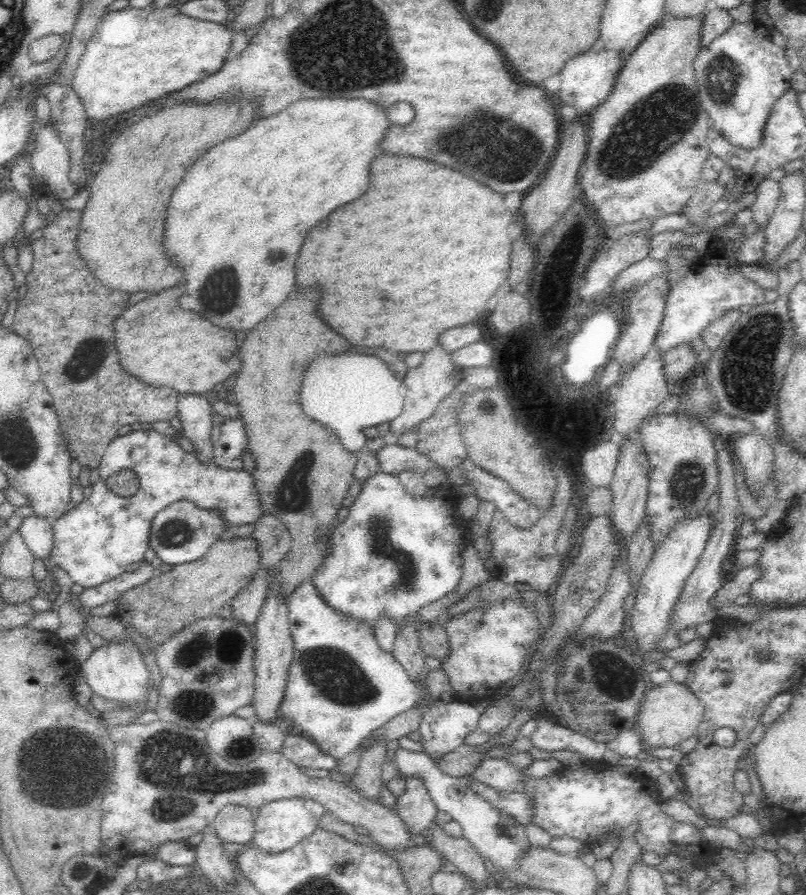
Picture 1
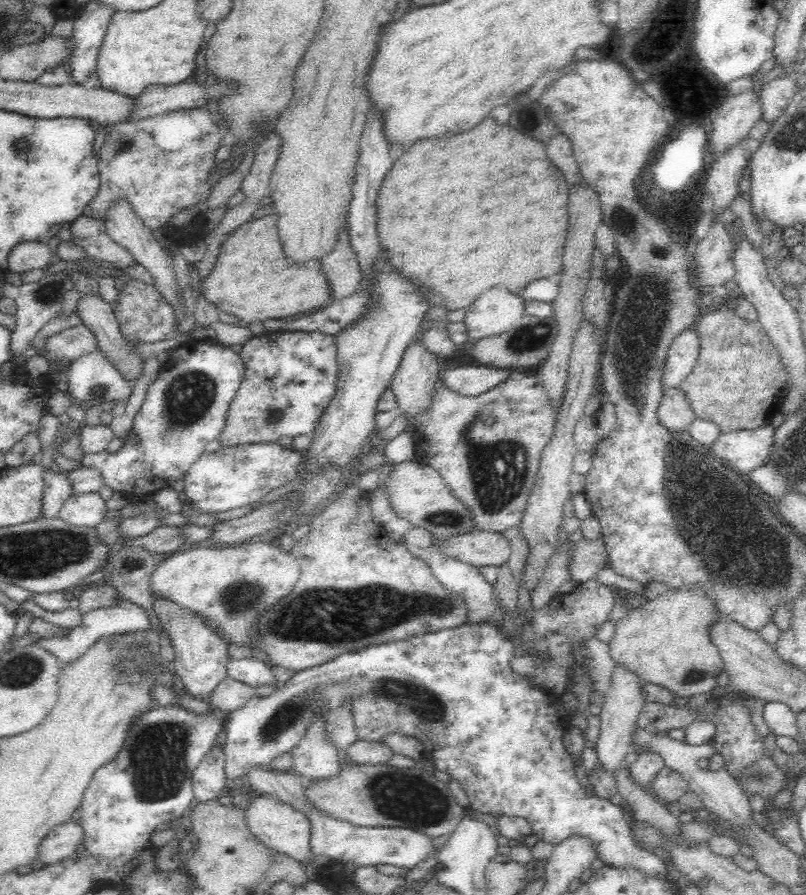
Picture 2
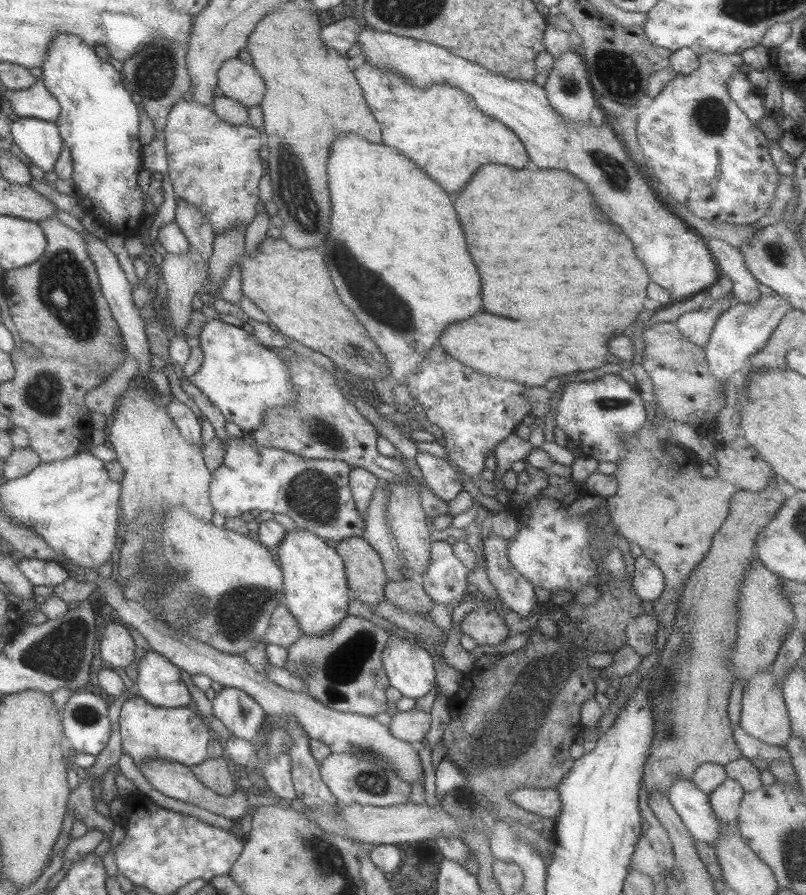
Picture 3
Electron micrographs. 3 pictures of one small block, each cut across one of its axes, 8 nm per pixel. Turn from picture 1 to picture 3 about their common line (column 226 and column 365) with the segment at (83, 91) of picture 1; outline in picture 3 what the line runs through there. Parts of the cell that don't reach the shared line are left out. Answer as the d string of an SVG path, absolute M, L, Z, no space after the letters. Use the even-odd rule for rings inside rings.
M364 26L357 38L356 45L359 44L366 59L374 66L396 71L418 88L449 84L466 92L483 113L501 120L518 136L530 161L538 168L568 170L586 182L598 206L614 224L622 226L622 232L634 242L638 260L646 266L648 274L654 276L650 280L665 288L672 300L694 297L720 280L717 261L704 237L671 213L662 202L640 172L640 165L628 155L608 119L601 127L596 127L590 120L582 126L569 124L550 106L544 86L538 86L534 81L512 80L503 74L494 74L430 42Z

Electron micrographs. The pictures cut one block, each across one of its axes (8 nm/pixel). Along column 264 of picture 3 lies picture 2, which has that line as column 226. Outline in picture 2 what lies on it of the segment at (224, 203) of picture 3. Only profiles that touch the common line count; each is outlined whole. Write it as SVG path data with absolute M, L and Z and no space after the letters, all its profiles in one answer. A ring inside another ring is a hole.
M205 106L188 110L174 110L174 112L158 114L144 120L108 124L105 130L106 141L101 149L98 162L100 188L98 194L94 196L94 200L88 204L83 216L104 221L105 212L111 208L111 205L118 198L126 199L134 207L136 216L148 228L151 228L152 231L161 228L171 242L177 246L183 247L202 240L202 234L207 232L204 222L206 211L180 227L173 227L170 220L177 212L206 203L218 179L234 172L239 163L239 159L231 157L224 164L216 162L215 155L220 148L220 143L225 138L223 130L214 122L210 111Z

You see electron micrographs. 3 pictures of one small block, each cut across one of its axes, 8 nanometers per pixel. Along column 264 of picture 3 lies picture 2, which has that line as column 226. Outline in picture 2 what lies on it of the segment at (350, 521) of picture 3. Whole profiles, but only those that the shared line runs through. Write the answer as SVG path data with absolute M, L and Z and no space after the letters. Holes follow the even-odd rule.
M278 442L220 447L215 452L204 452L190 466L183 476L183 491L194 509L215 515L257 502L274 488L295 480L301 468L300 460L300 453L282 447Z

